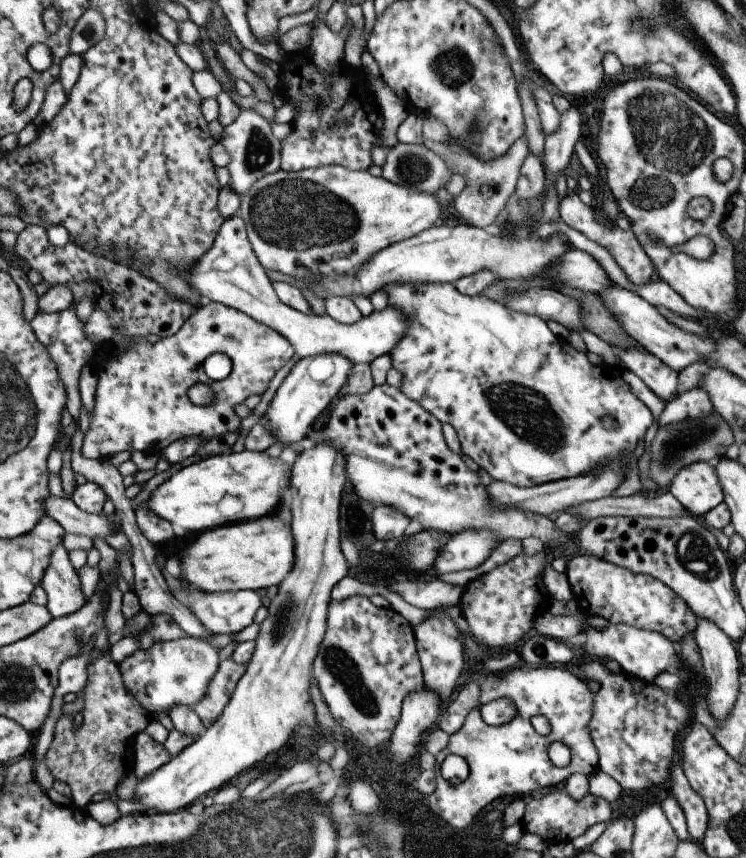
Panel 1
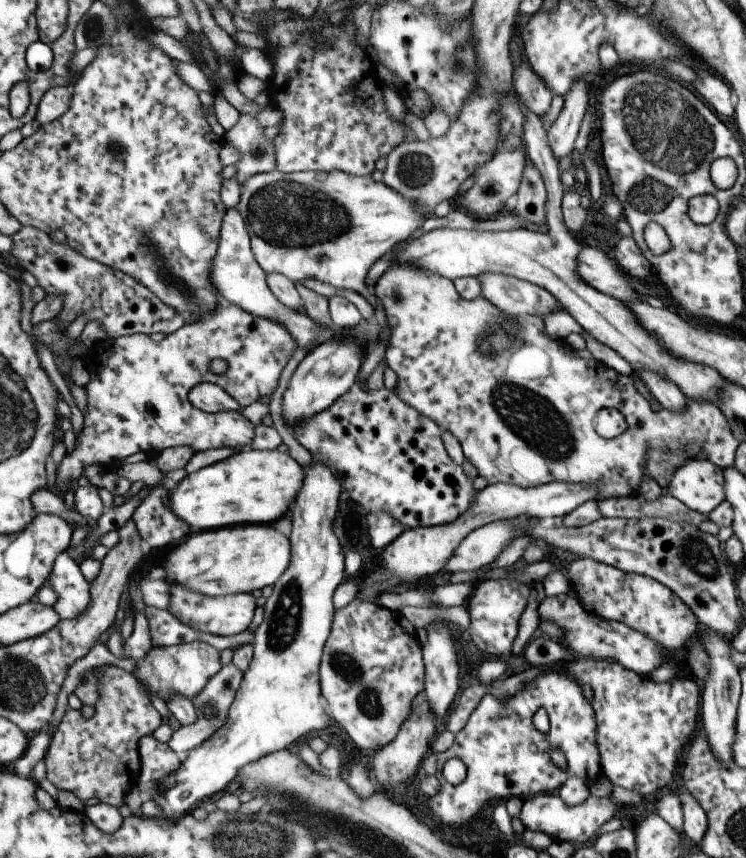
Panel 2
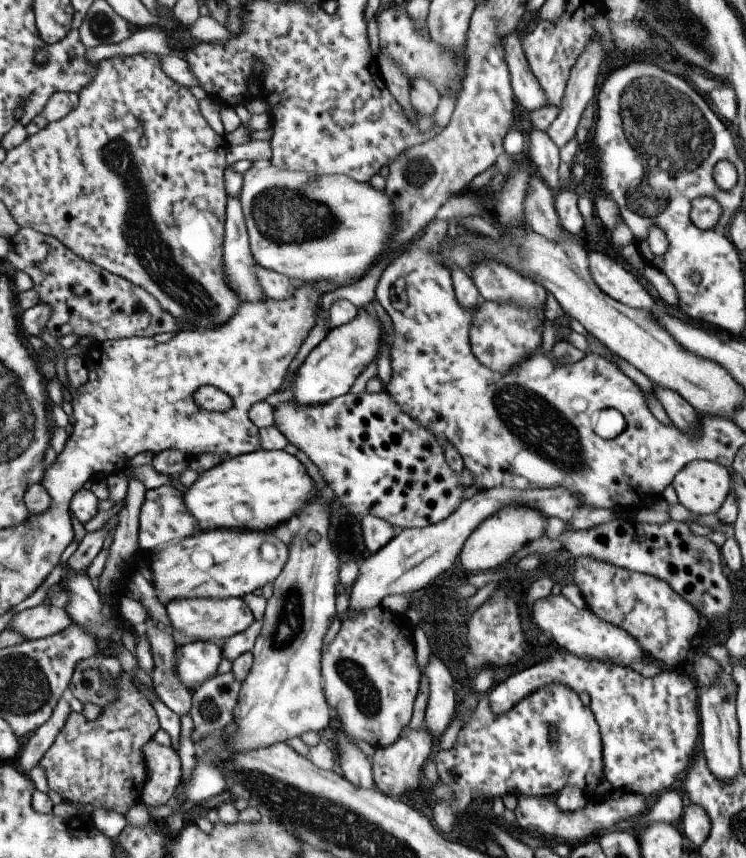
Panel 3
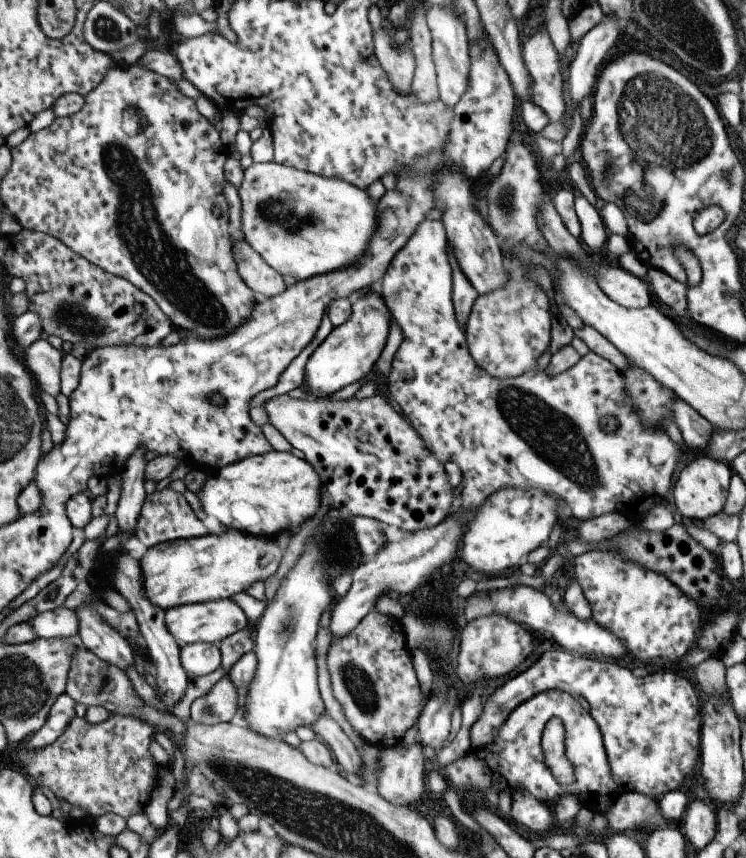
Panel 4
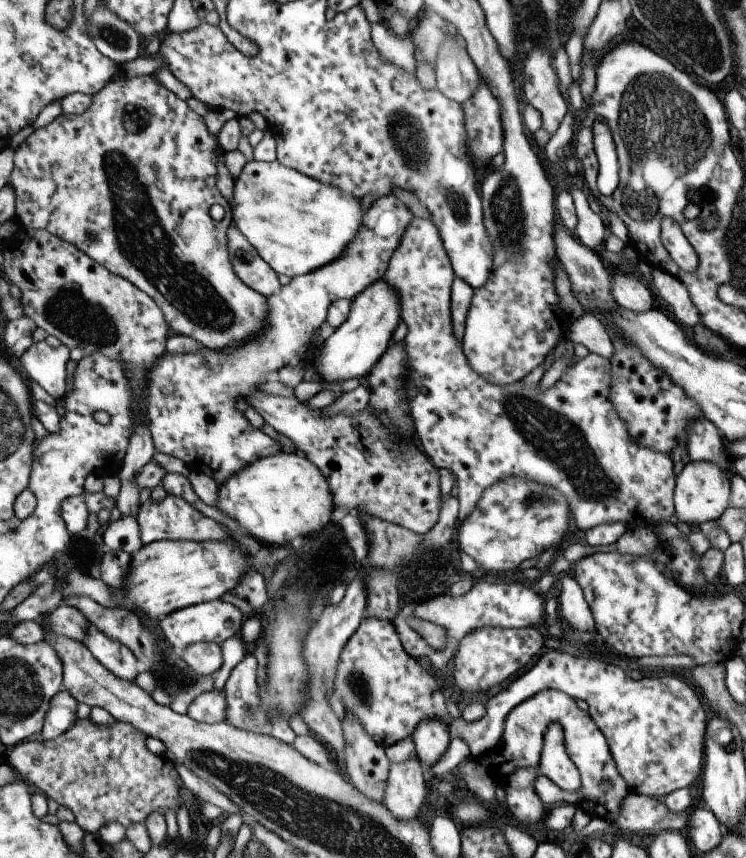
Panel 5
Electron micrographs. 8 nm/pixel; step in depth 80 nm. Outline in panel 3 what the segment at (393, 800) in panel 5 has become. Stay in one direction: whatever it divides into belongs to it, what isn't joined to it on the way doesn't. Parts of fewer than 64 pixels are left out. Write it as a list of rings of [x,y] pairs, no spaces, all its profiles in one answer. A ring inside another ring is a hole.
[[[426,724],[421,726],[421,728],[410,727],[395,744],[376,750],[374,753],[371,760],[373,762],[372,767],[376,788],[390,797],[403,796],[407,792],[417,790],[419,784],[421,784],[423,766],[429,760],[431,752],[433,752],[433,738],[426,728]]]

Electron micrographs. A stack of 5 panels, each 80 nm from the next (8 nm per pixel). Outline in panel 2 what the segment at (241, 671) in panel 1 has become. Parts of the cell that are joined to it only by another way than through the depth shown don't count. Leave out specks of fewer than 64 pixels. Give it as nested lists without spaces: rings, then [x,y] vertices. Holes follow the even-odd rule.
[[[233,662],[224,666],[209,682],[208,686],[195,695],[193,702],[198,714],[196,723],[191,726],[181,726],[174,732],[169,744],[179,755],[184,763],[190,755],[190,751],[206,743],[219,729],[222,729],[228,721],[229,711],[243,680],[243,672]]]

